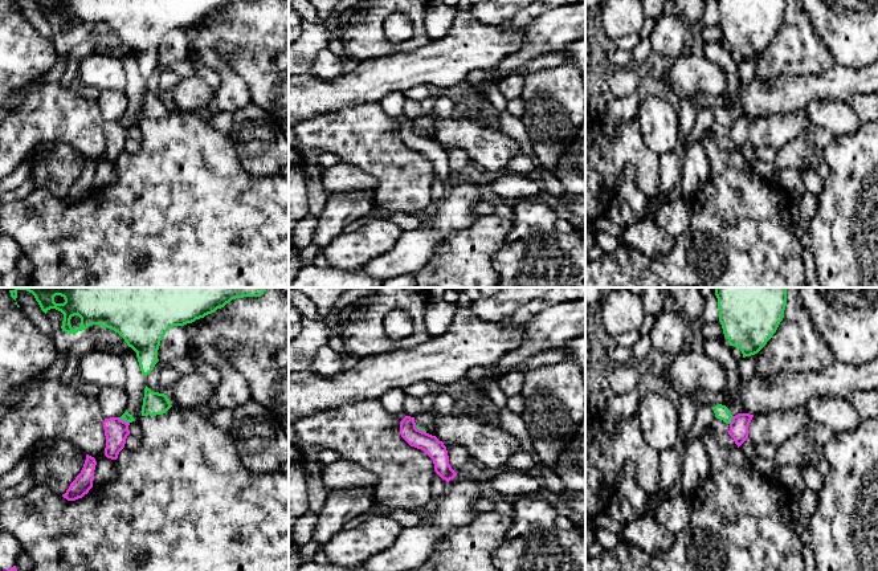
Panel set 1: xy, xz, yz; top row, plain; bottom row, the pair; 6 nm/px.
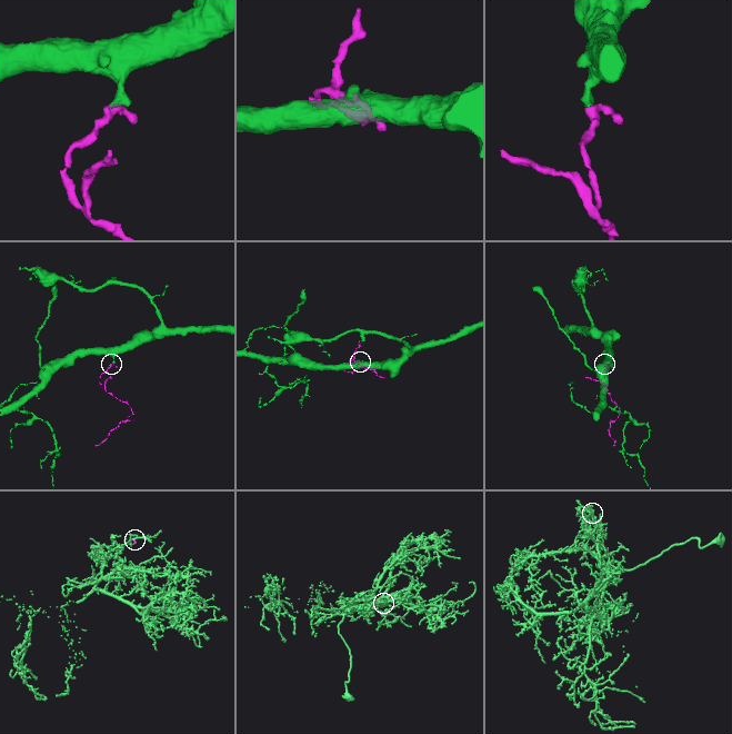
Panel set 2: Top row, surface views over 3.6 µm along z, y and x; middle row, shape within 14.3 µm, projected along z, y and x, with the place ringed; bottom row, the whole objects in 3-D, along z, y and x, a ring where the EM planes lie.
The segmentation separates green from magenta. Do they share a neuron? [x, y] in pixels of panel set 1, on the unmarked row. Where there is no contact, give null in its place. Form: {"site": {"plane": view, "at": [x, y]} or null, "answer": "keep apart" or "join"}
{"site": {"plane": "xy", "at": [123, 123]}, "answer": "keep apart"}

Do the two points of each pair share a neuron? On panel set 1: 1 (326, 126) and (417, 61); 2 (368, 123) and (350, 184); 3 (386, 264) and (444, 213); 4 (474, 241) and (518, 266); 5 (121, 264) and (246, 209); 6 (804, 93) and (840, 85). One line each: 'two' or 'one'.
1: two
2: two
3: one
4: two
5: one
6: one

